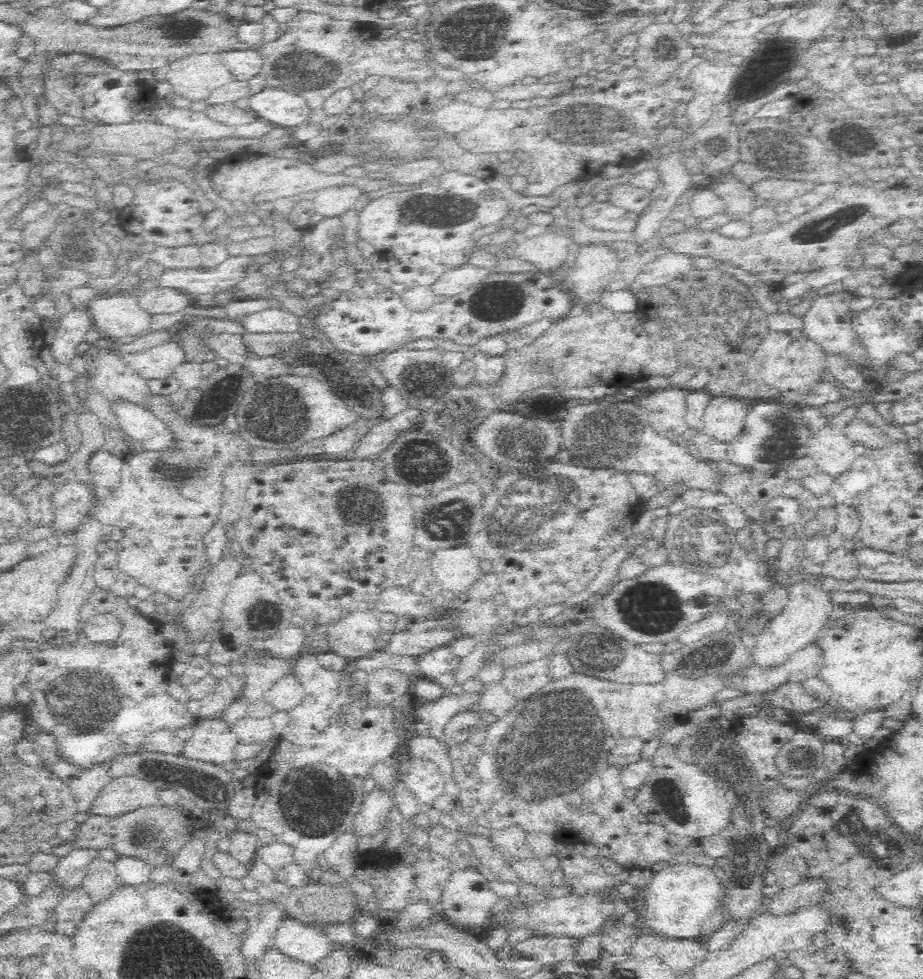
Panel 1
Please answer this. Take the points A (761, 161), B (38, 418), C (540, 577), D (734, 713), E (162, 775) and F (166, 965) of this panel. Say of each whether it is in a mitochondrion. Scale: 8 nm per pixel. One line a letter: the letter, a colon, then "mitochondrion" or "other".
A: other
B: mitochondrion
C: other
D: other
E: other
F: mitochondrion

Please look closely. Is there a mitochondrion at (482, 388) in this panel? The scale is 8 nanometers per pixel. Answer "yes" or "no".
no

